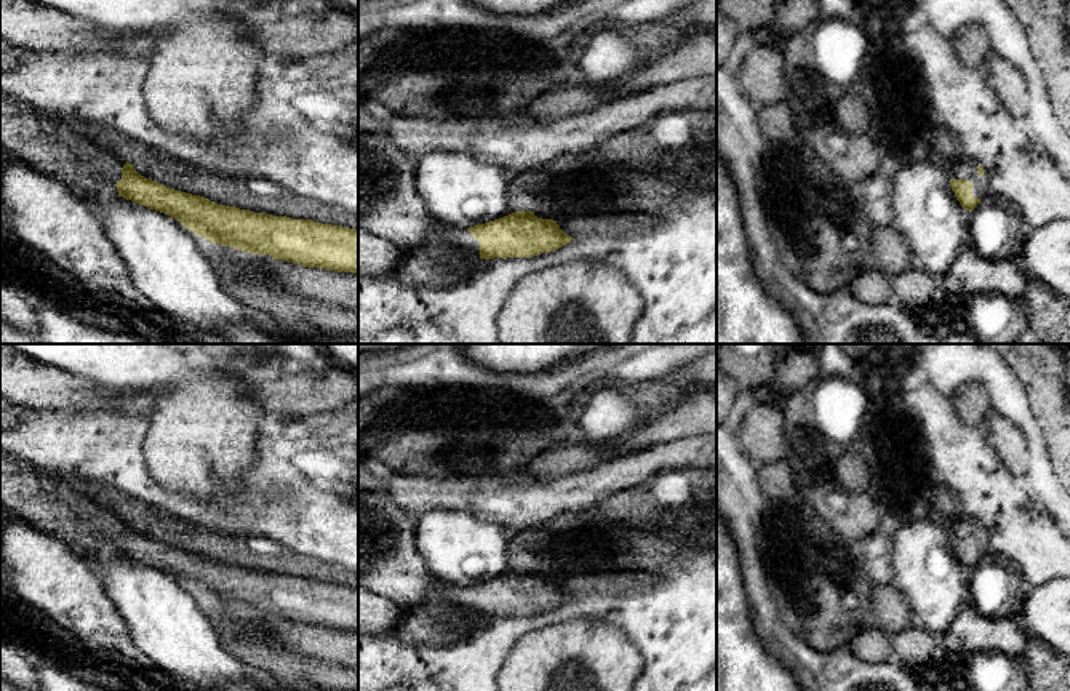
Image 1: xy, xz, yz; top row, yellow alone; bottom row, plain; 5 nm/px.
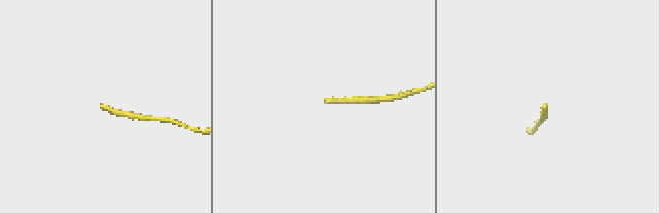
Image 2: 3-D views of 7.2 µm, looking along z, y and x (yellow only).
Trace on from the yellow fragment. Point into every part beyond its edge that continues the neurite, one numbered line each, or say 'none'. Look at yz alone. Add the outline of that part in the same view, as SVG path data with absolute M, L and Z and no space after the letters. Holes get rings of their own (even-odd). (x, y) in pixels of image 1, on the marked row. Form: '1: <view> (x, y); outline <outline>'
1: yz (958, 167); outline M953 152L945 157L948 179L968 179L972 184L972 197L985 198L990 195L988 181L977 173L979 163L961 152Z

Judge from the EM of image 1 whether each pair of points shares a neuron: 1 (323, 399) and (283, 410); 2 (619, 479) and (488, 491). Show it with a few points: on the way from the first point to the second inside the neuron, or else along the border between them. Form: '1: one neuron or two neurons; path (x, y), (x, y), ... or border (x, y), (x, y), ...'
1: one neuron; path (314, 399), (293, 400)
2: one neuron; path (587, 488), (581, 493), (568, 495), (520, 495)

